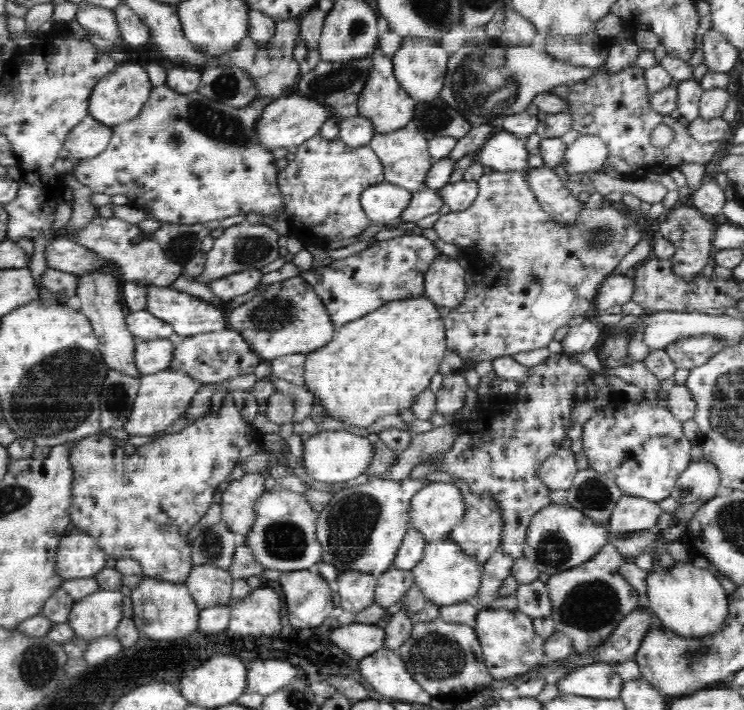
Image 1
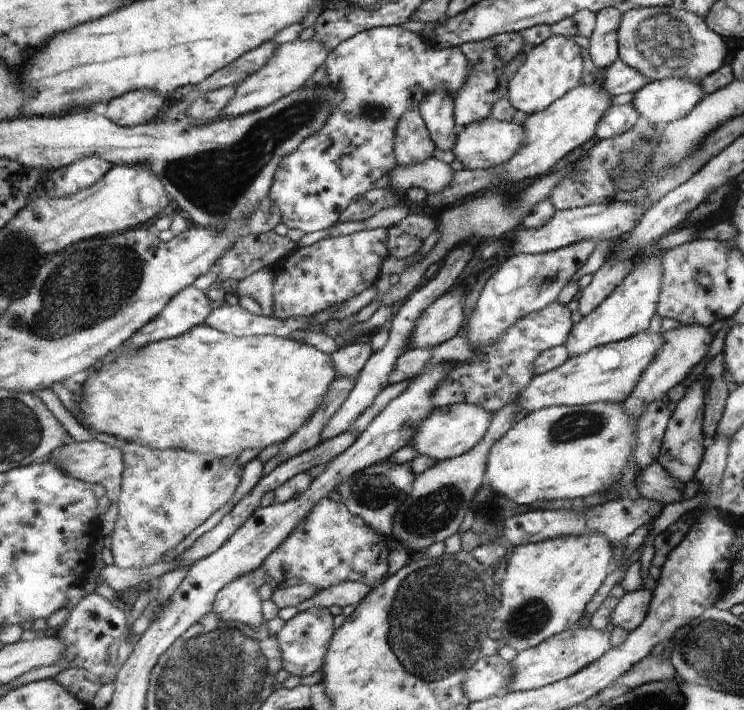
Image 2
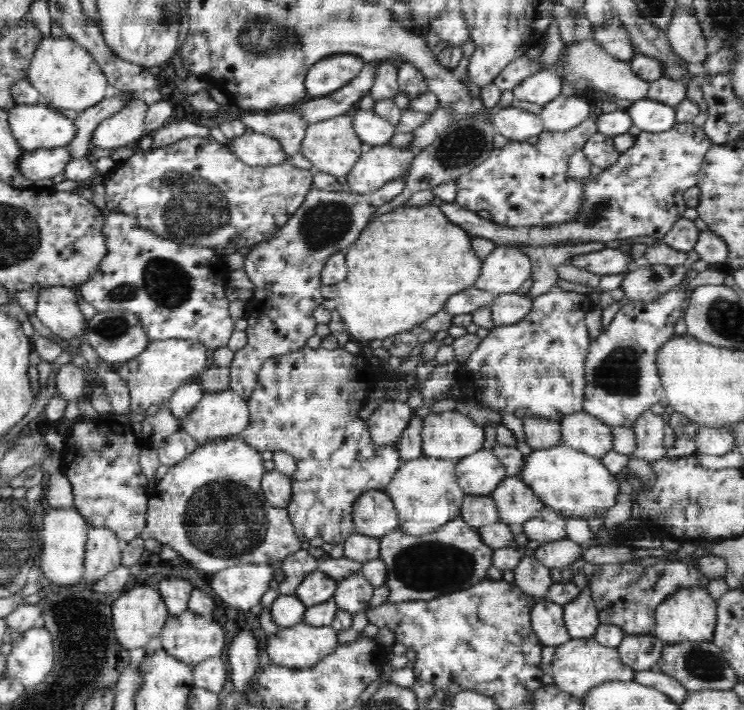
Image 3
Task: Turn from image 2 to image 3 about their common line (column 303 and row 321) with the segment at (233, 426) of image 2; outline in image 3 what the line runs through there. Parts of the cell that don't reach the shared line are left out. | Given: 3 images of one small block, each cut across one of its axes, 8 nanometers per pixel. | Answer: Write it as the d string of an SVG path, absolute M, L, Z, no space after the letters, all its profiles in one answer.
M431 203L421 207L402 206L379 217L372 217L357 240L345 251L348 272L346 278L336 284L335 309L340 314L341 320L347 327L346 331L351 338L363 344L366 344L370 340L384 340L384 338L400 334L400 332L413 331L414 326L422 325L422 322L426 322L428 318L441 312L450 297L469 289L478 280L478 276L481 273L481 266L483 265L483 261L479 260L478 256L474 254L474 249L471 248L471 235L464 229L459 228L458 225L454 225L453 222L448 221L441 213L441 210L439 210L439 206L432 205Z

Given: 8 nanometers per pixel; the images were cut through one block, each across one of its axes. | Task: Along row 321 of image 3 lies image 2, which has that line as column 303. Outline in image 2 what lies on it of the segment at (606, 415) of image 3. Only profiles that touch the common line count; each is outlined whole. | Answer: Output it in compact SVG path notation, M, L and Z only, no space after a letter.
M310 606L308 610L298 612L285 622L277 632L276 638L279 639L280 652L283 654L283 668L288 674L304 678L322 668L324 656L328 652L328 644L335 631L332 620L333 616L328 609Z

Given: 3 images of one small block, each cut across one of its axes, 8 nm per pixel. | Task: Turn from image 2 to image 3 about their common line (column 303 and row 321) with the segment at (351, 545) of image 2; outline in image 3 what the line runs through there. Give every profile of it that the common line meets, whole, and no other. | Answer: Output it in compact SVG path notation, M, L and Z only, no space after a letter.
M556 286L550 292L532 299L533 310L524 320L491 329L467 361L458 365L467 398L474 401L474 406L497 411L500 415L506 414L506 418L534 417L559 424L567 415L584 412L587 394L585 362L592 342L585 321L587 310L582 310L586 308L586 302L587 295L564 291Z

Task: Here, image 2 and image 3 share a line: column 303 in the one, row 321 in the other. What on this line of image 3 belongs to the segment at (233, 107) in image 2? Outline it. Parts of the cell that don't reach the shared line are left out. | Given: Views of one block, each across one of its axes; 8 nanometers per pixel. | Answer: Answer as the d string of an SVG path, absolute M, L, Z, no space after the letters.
M65 285L50 286L37 296L35 314L38 320L62 339L82 336L87 320L78 307L80 296Z

